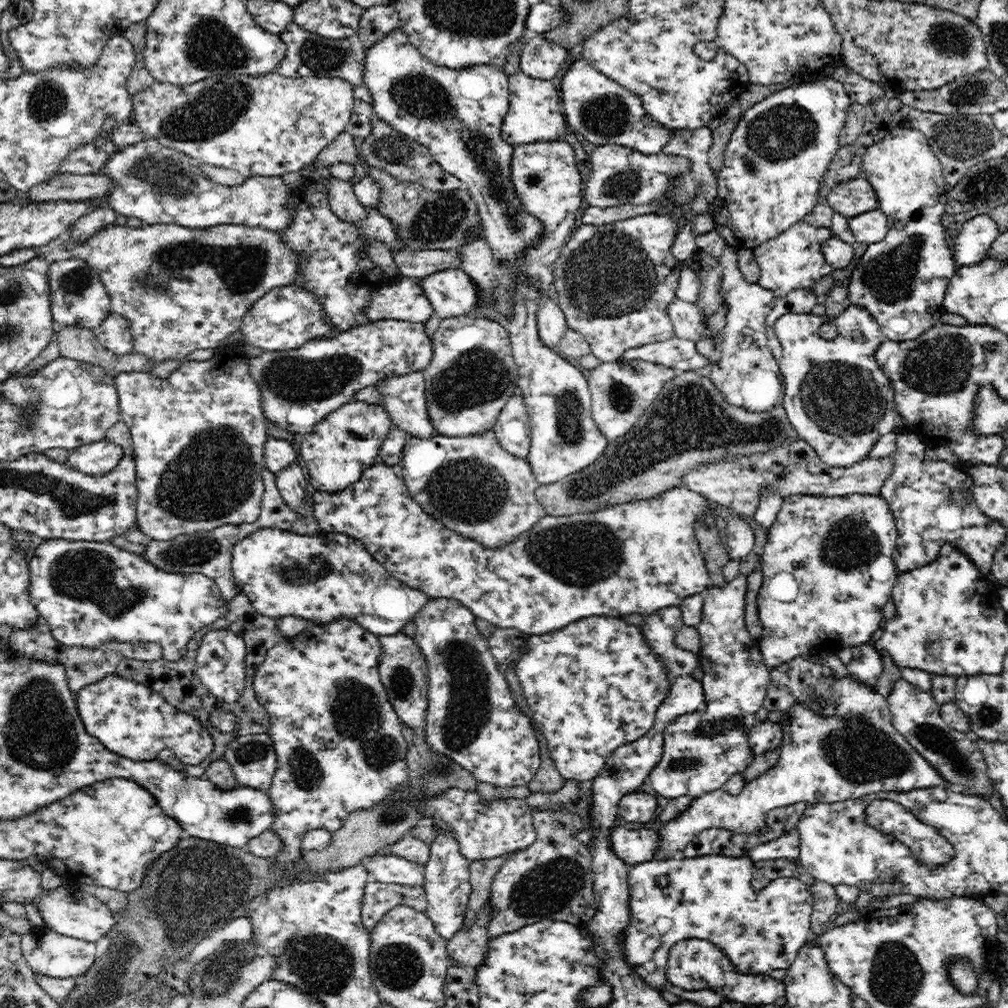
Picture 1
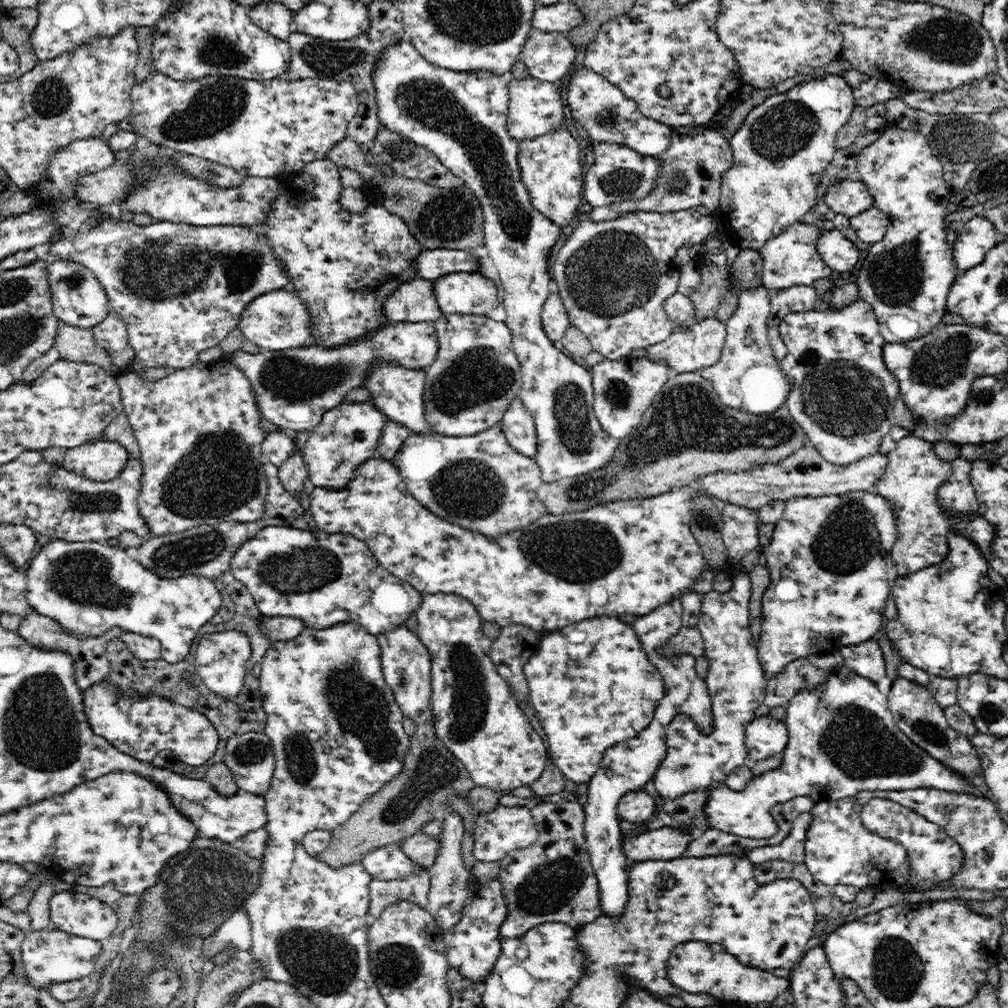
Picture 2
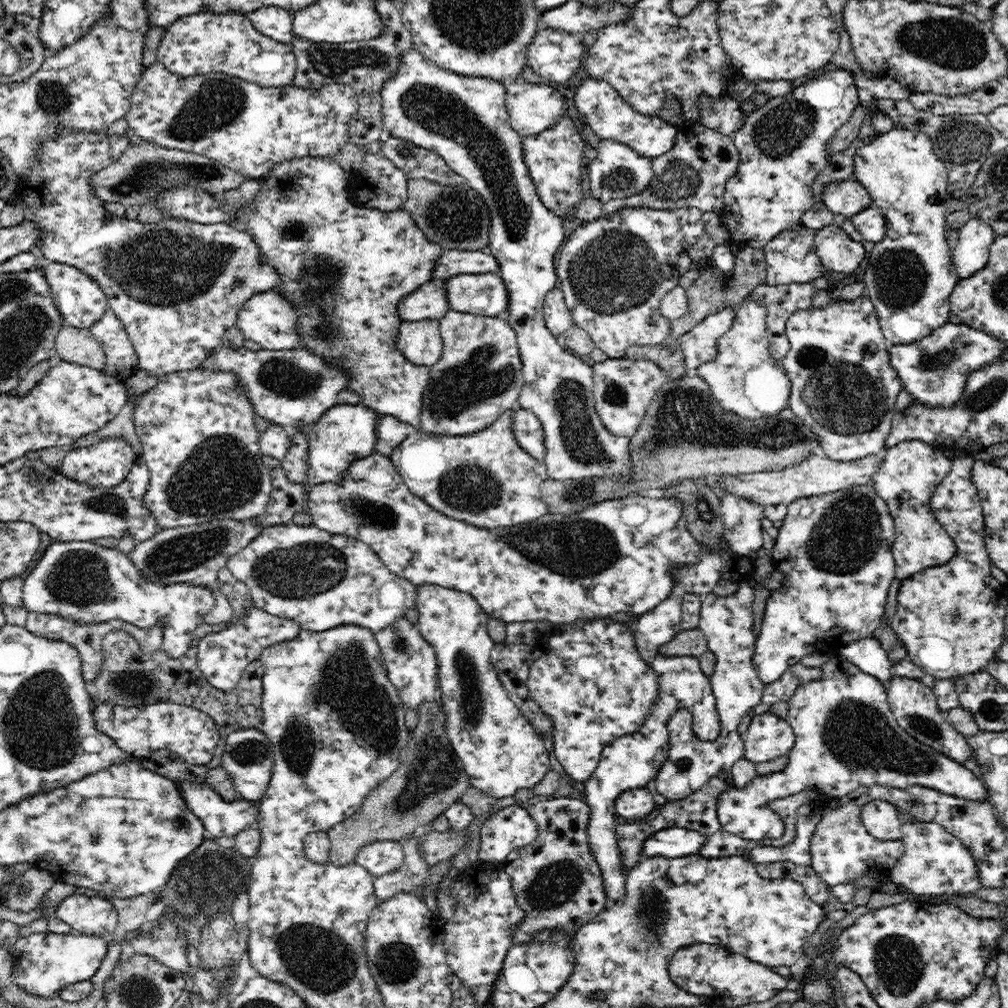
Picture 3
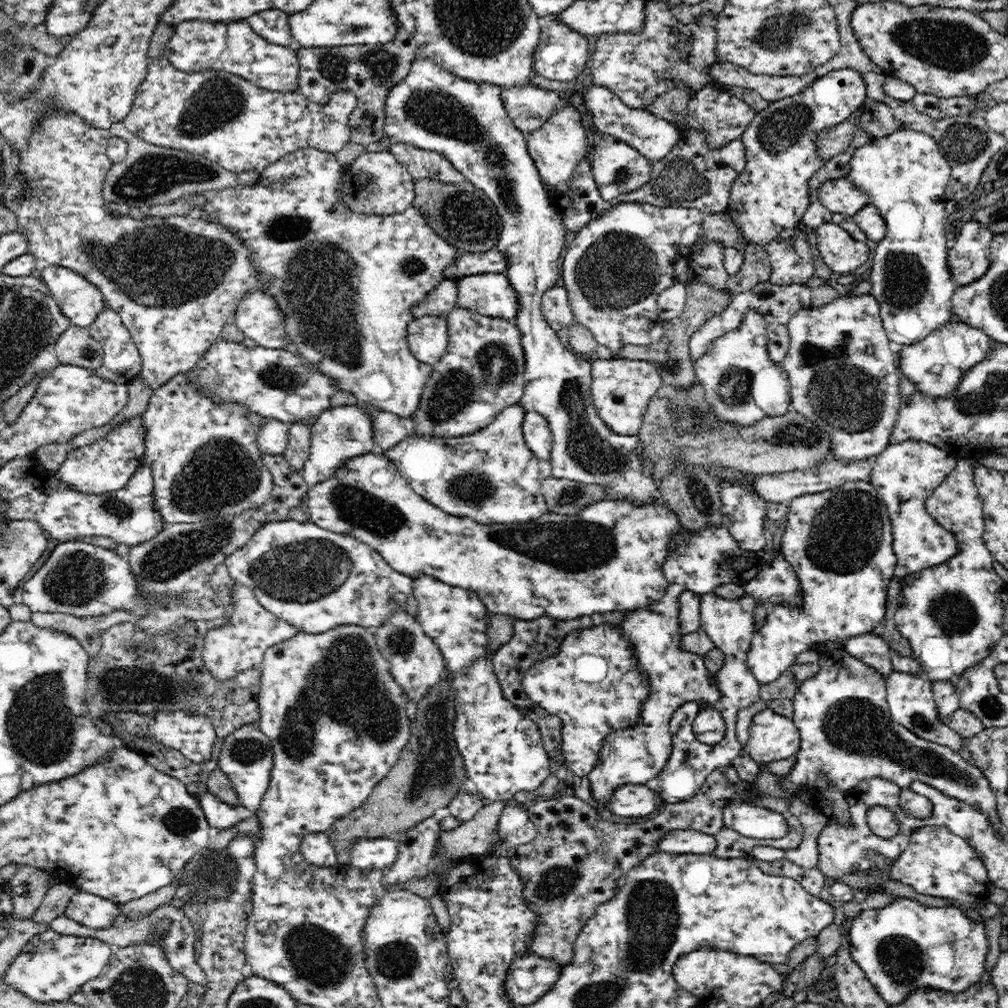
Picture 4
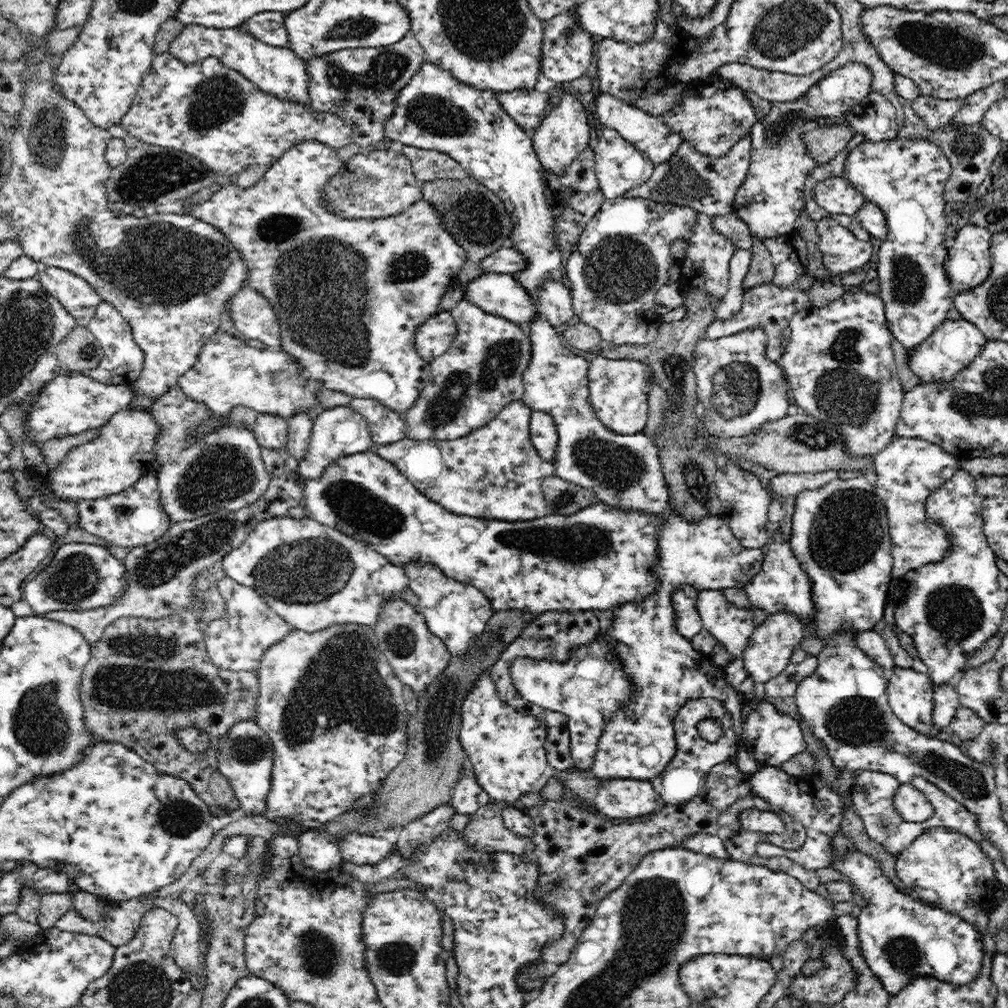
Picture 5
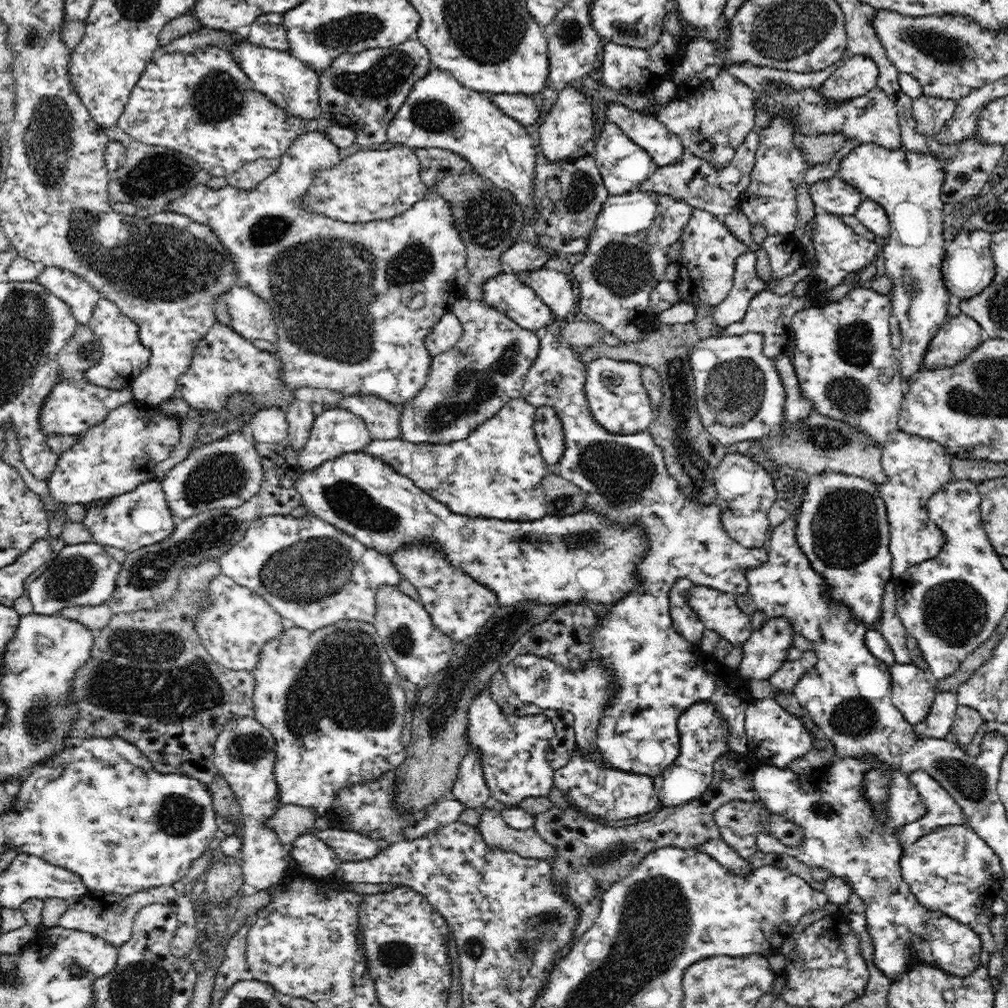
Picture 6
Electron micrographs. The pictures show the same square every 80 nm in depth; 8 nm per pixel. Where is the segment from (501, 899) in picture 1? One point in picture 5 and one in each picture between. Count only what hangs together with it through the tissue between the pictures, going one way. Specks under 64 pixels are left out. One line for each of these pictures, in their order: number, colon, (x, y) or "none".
2: (553, 881)
3: (559, 883)
4: (574, 864)
5: (583, 856)

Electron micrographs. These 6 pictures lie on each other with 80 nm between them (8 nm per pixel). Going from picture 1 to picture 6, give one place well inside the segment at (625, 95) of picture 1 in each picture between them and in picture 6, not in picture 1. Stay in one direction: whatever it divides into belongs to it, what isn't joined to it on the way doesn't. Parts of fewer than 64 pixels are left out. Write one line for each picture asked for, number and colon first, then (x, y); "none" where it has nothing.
2: (608, 116)
3: (611, 118)
4: (654, 138)
5: (650, 134)
6: (665, 147)

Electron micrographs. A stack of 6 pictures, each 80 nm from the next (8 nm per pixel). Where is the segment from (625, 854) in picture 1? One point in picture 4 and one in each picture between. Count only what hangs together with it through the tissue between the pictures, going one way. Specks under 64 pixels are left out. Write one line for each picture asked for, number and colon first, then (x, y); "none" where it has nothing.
2: (666, 842)
3: (671, 842)
4: (677, 842)

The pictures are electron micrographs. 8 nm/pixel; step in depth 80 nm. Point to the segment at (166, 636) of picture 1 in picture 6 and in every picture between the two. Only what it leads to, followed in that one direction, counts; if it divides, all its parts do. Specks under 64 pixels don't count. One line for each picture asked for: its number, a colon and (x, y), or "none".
2: (89, 587)
3: (82, 581)
4: (78, 578)
5: (80, 576)
6: (82, 574)

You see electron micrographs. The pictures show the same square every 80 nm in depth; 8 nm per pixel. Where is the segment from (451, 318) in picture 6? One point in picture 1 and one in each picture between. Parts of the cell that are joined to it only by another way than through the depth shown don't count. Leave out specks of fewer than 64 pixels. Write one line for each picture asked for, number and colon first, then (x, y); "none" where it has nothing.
1: (299, 387)
2: (293, 388)
3: (421, 342)
4: (428, 336)
5: (435, 337)

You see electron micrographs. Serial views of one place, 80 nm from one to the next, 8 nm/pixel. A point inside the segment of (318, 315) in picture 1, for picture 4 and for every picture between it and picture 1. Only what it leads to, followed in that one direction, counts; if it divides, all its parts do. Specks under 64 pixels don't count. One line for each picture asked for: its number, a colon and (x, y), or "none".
2: (278, 320)
3: (267, 318)
4: (256, 316)

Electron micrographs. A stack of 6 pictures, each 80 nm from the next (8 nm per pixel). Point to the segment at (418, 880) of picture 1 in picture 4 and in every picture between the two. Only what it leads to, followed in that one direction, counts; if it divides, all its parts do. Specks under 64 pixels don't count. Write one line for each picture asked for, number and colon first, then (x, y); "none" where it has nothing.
2: (388, 862)
3: (383, 857)
4: (377, 855)

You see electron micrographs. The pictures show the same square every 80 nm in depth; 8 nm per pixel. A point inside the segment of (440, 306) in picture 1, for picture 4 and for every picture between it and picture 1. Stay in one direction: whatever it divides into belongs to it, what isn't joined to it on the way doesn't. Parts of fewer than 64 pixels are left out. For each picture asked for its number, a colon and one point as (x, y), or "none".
2: (458, 292)
3: (485, 294)
4: (490, 294)

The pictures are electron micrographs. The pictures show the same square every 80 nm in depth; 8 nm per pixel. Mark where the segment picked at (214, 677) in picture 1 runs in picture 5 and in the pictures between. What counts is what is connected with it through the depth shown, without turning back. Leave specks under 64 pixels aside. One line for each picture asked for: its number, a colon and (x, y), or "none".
2: (221, 658)
3: (222, 657)
4: (240, 644)
5: (236, 641)

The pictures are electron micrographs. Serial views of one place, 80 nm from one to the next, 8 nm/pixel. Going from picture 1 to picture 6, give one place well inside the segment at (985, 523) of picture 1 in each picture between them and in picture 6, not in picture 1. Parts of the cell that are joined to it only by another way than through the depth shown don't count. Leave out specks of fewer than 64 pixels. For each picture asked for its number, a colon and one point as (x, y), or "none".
2: (913, 473)
3: (909, 473)
4: (905, 474)
5: (908, 471)
6: (918, 467)

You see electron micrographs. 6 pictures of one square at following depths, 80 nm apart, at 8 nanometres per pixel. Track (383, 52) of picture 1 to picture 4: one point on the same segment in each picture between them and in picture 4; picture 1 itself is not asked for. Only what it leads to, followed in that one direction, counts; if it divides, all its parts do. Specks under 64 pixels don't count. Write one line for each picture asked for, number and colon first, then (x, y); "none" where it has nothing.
2: (461, 117)
3: (464, 119)
4: (432, 109)

